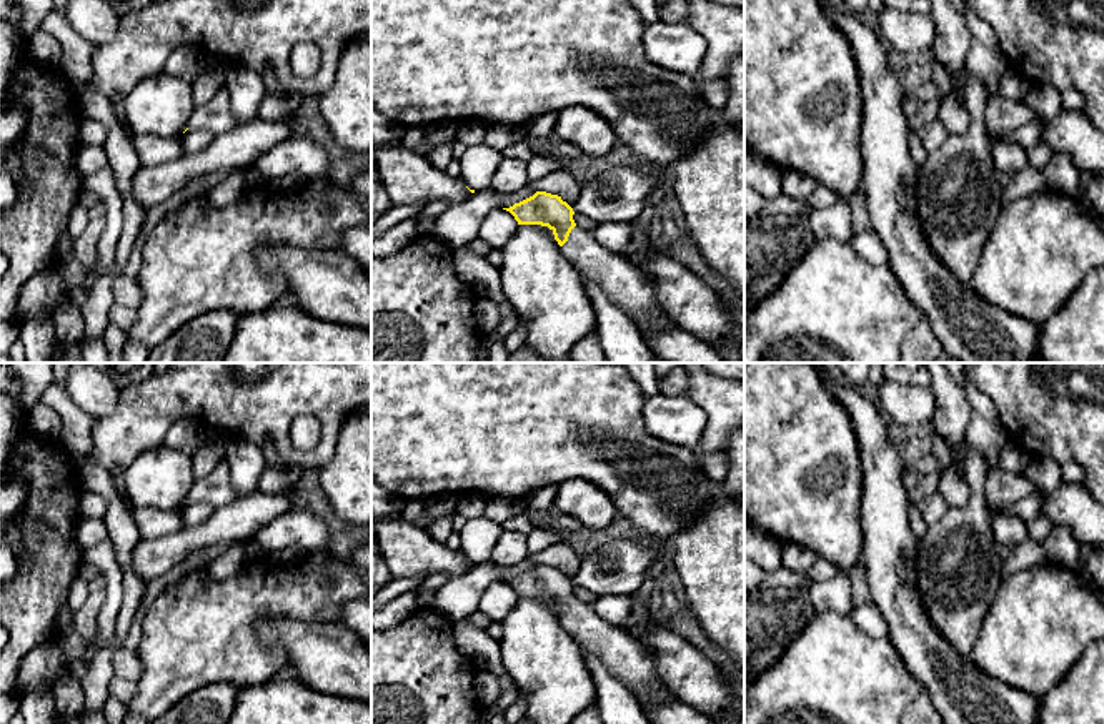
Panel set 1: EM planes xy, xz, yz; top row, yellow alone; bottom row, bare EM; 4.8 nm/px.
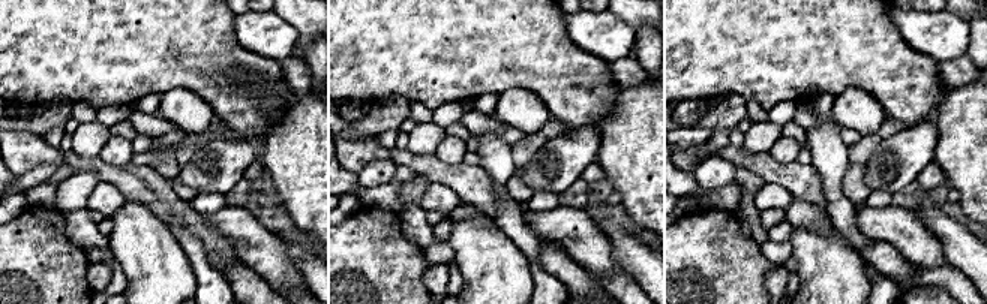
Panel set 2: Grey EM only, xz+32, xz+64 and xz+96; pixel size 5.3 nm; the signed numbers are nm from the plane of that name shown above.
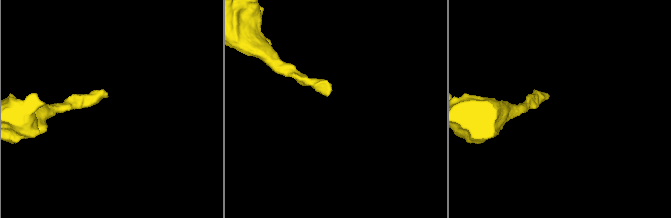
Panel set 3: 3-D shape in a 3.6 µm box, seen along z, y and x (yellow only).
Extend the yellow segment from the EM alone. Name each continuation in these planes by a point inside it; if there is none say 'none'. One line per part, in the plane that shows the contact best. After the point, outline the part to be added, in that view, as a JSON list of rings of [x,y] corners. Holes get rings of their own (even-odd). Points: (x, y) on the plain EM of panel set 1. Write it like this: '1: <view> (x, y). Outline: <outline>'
1: xz (625, 658). Outline: [[[574,599],[561,624],[581,649],[598,654],[609,676],[639,704],[661,691],[673,694],[658,672],[654,656],[623,629],[601,619],[591,604]]]

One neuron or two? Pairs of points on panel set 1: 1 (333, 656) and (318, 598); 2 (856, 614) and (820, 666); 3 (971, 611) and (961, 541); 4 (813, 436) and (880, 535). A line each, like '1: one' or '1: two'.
1: two
2: two
3: one
4: two

